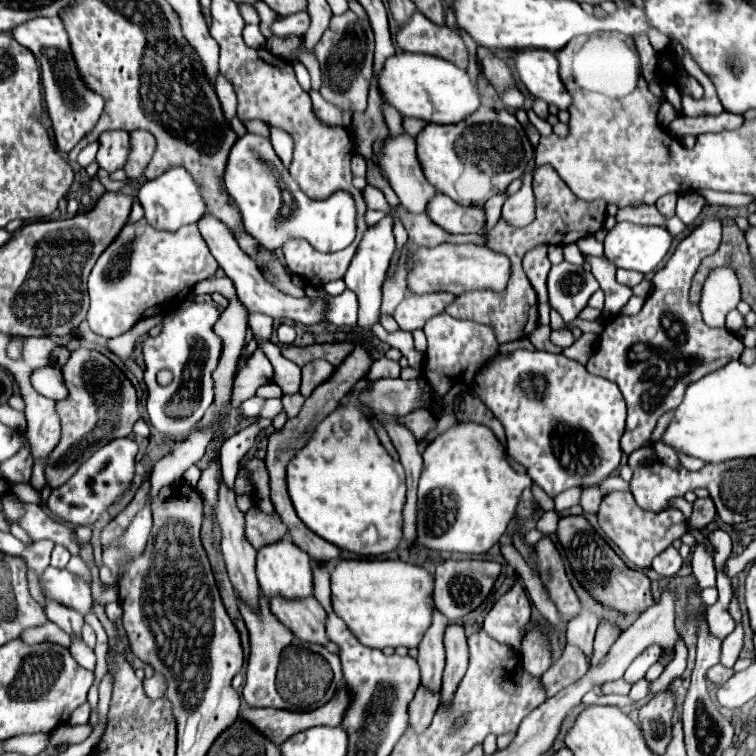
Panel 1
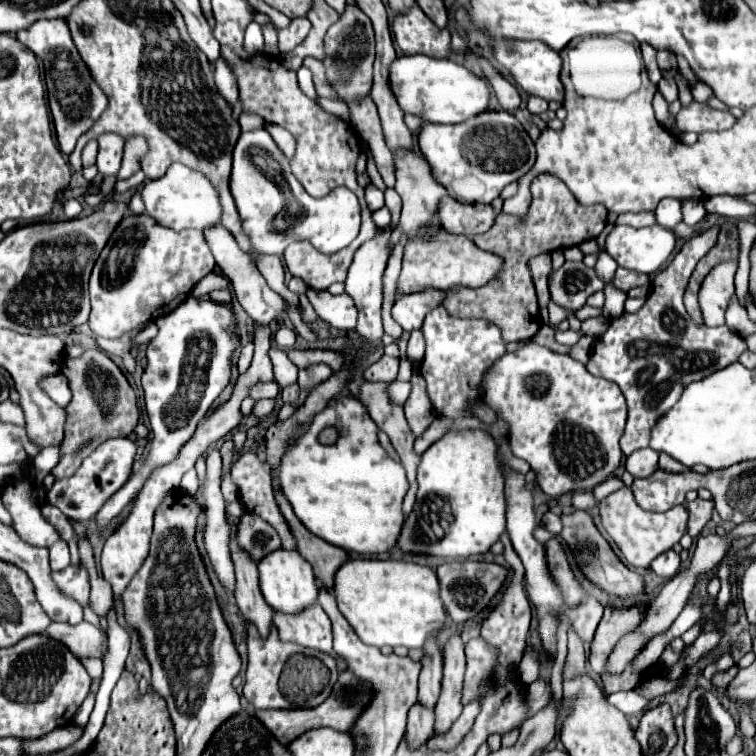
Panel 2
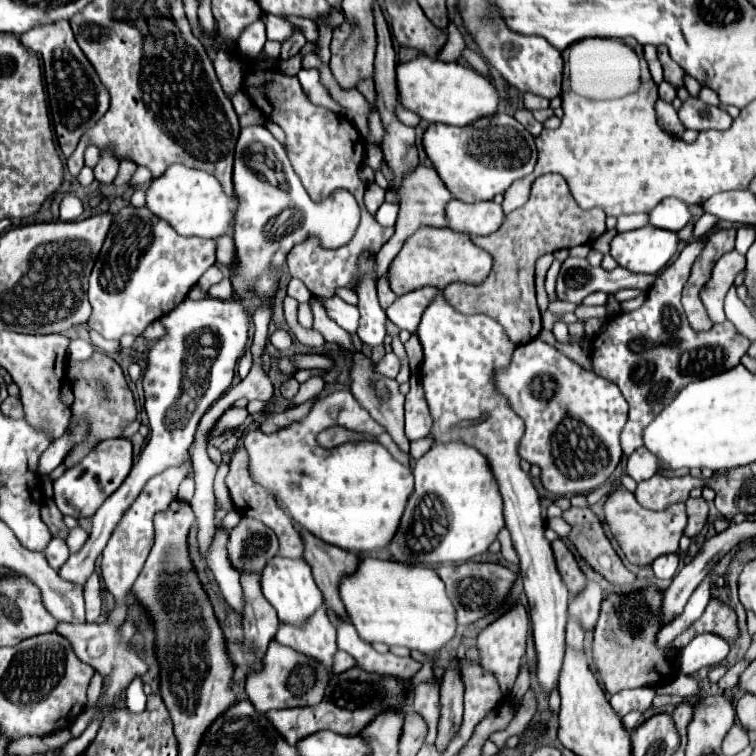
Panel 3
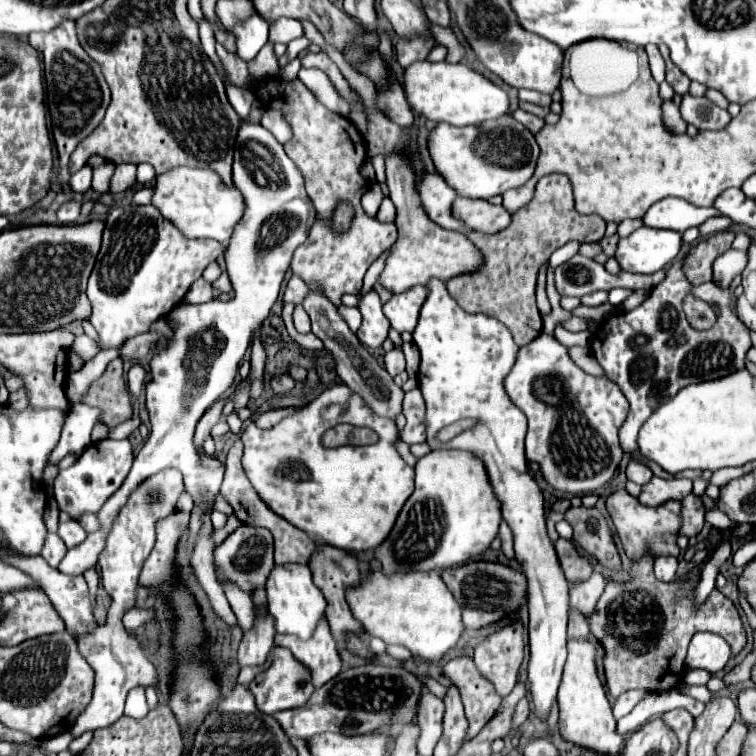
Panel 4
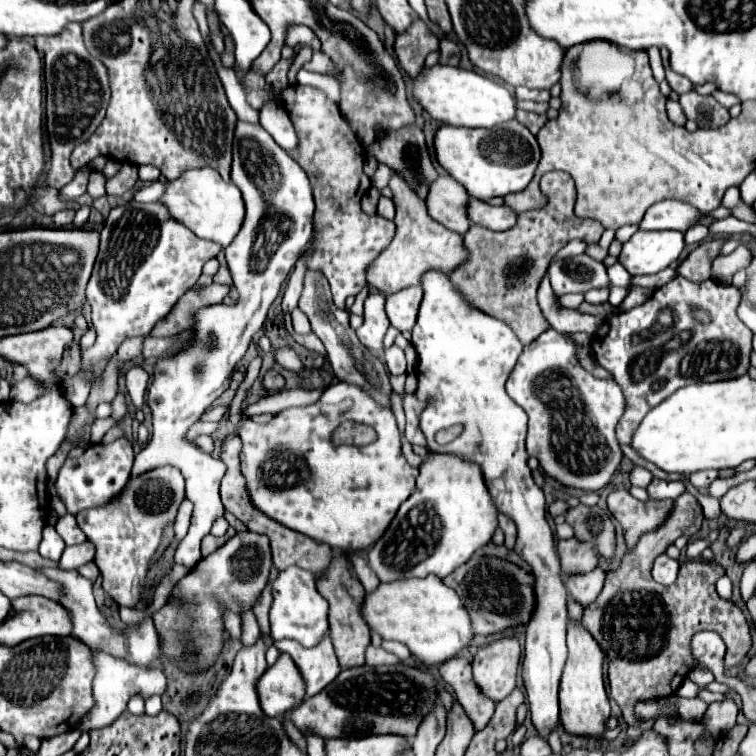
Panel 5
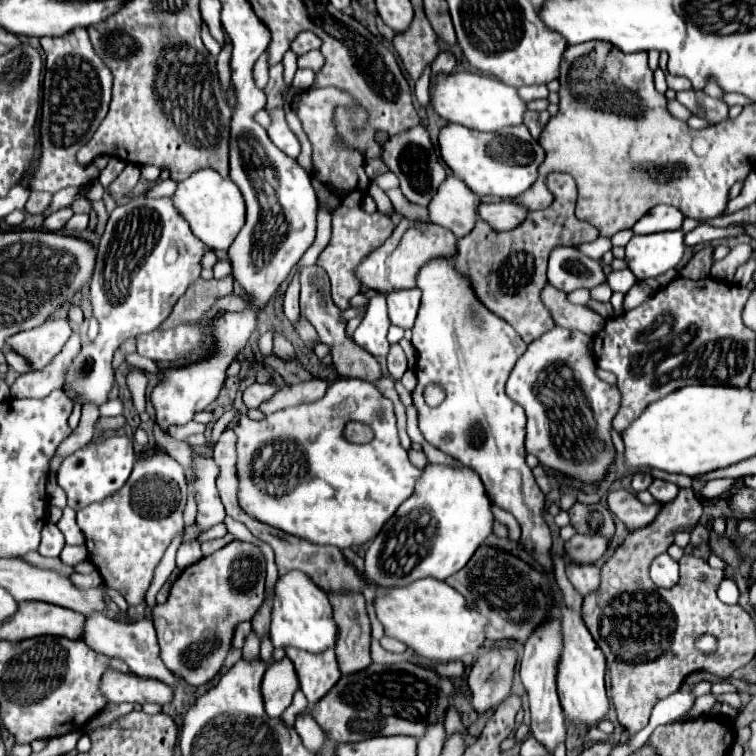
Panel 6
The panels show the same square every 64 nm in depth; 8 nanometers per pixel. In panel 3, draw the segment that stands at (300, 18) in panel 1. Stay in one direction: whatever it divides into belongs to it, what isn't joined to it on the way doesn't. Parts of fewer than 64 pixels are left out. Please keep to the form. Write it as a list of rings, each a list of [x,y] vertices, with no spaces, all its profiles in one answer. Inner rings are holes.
[[[296,32],[290,40],[282,42],[282,56],[284,56],[284,58],[296,56],[304,44],[306,44],[306,38],[302,36],[302,32]]]

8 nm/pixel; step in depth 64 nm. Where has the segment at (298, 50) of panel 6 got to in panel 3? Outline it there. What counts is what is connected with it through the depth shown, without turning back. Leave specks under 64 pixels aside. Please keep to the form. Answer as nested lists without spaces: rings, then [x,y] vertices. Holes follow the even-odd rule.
[[[262,14],[262,20],[264,20],[266,30],[268,30],[268,40],[284,42],[284,40],[288,40],[288,38],[296,32],[296,24],[292,24],[292,22],[286,20],[286,18]]]

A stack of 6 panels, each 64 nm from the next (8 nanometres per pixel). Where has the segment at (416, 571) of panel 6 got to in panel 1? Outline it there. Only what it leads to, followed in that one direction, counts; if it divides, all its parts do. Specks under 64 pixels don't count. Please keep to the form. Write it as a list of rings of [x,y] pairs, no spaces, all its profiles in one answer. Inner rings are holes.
[[[458,422],[454,428],[432,440],[422,452],[424,468],[418,486],[418,520],[414,546],[428,548],[434,552],[452,554],[484,554],[488,552],[508,528],[518,498],[526,486],[533,484],[527,474],[516,474],[504,458],[504,446],[498,442],[494,432],[482,424]]]

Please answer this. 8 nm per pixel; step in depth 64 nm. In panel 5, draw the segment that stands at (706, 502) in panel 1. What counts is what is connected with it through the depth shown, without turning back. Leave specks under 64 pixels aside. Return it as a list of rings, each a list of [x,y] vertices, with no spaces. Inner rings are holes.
[[[688,492],[678,496],[670,516],[654,532],[642,534],[640,542],[634,548],[626,550],[620,564],[606,572],[606,582],[600,596],[584,610],[582,624],[590,626],[590,634],[604,644],[604,652],[610,660],[608,670],[612,698],[620,706],[622,720],[628,726],[642,724],[642,720],[636,714],[638,702],[672,696],[676,688],[680,688],[688,672],[698,666],[698,660],[692,656],[690,650],[690,642],[696,632],[720,632],[720,638],[726,644],[726,670],[748,660],[748,652],[752,648],[750,624],[734,602],[726,602],[716,594],[716,580],[724,576],[724,568],[720,564],[686,560],[682,562],[678,580],[672,586],[656,584],[650,576],[654,558],[662,554],[670,546],[670,542],[674,542],[674,538],[696,534],[702,526],[702,520],[704,514],[698,500]],[[608,632],[614,632],[618,642],[626,642],[626,654],[610,648],[612,640]]]

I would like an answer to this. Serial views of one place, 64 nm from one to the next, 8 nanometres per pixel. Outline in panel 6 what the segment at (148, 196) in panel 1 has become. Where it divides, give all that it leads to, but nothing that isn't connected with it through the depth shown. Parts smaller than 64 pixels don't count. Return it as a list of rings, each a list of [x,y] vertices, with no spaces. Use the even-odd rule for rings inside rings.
[[[212,168],[198,170],[184,182],[178,182],[178,190],[174,192],[172,200],[178,212],[188,220],[192,232],[212,250],[228,250],[236,234],[244,226],[246,210],[244,210],[242,192],[230,178],[220,176]]]

